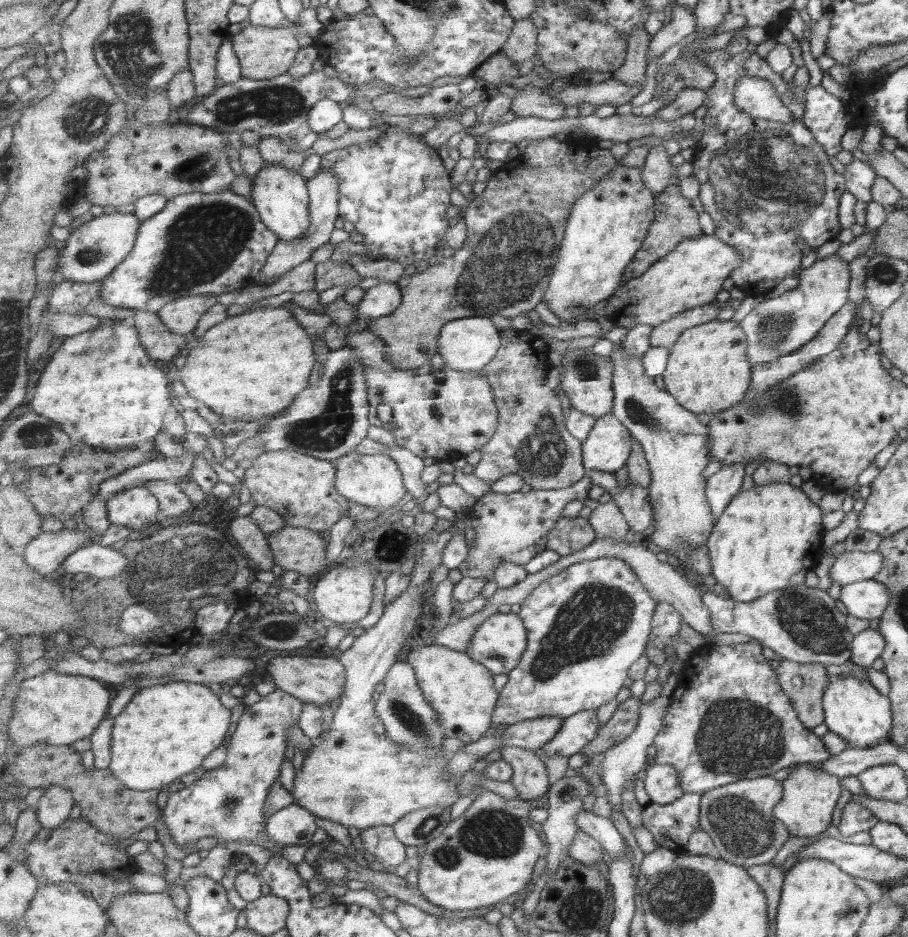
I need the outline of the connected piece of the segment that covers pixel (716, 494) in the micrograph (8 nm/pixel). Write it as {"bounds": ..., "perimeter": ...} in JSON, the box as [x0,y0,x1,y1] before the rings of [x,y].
{"bounds":[706,463,743,522],"perimeter":[[[731,463],[729,466],[721,467],[707,478],[706,495],[709,508],[712,509],[713,522],[719,520],[719,515],[730,503],[731,497],[739,492],[743,468],[743,463]]]}

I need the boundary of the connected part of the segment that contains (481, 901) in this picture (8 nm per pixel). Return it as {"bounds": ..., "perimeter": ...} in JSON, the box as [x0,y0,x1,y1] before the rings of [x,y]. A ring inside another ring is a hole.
{"bounds":[417,791,546,916],"perimeter":[[[492,791],[482,792],[463,814],[445,827],[440,837],[425,845],[426,851],[417,862],[417,886],[427,900],[451,910],[455,916],[462,916],[463,914],[457,914],[459,910],[472,912],[484,906],[490,908],[493,904],[503,903],[505,898],[523,890],[527,882],[536,878],[546,856],[543,833],[537,833],[529,824],[529,812],[535,807],[531,801],[509,800]]]}

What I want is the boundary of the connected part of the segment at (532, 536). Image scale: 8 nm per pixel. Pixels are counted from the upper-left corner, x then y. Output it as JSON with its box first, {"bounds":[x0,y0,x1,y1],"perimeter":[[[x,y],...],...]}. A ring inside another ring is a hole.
{"bounds":[459,476,594,579],"perimeter":[[[585,476],[579,483],[569,488],[557,490],[524,489],[509,494],[490,490],[478,499],[470,514],[473,516],[473,529],[476,531],[474,545],[468,556],[459,565],[463,577],[493,579],[494,571],[501,561],[526,565],[532,558],[548,549],[549,531],[562,518],[563,510],[573,500],[585,500],[594,483]]]}

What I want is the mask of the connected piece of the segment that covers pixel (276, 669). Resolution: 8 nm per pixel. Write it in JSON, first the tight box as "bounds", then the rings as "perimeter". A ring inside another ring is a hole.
{"bounds":[267,656,347,706],"perimeter":[[[276,656],[267,663],[267,674],[273,678],[276,688],[284,690],[299,700],[322,706],[342,695],[347,684],[347,668],[339,660],[315,656]]]}

